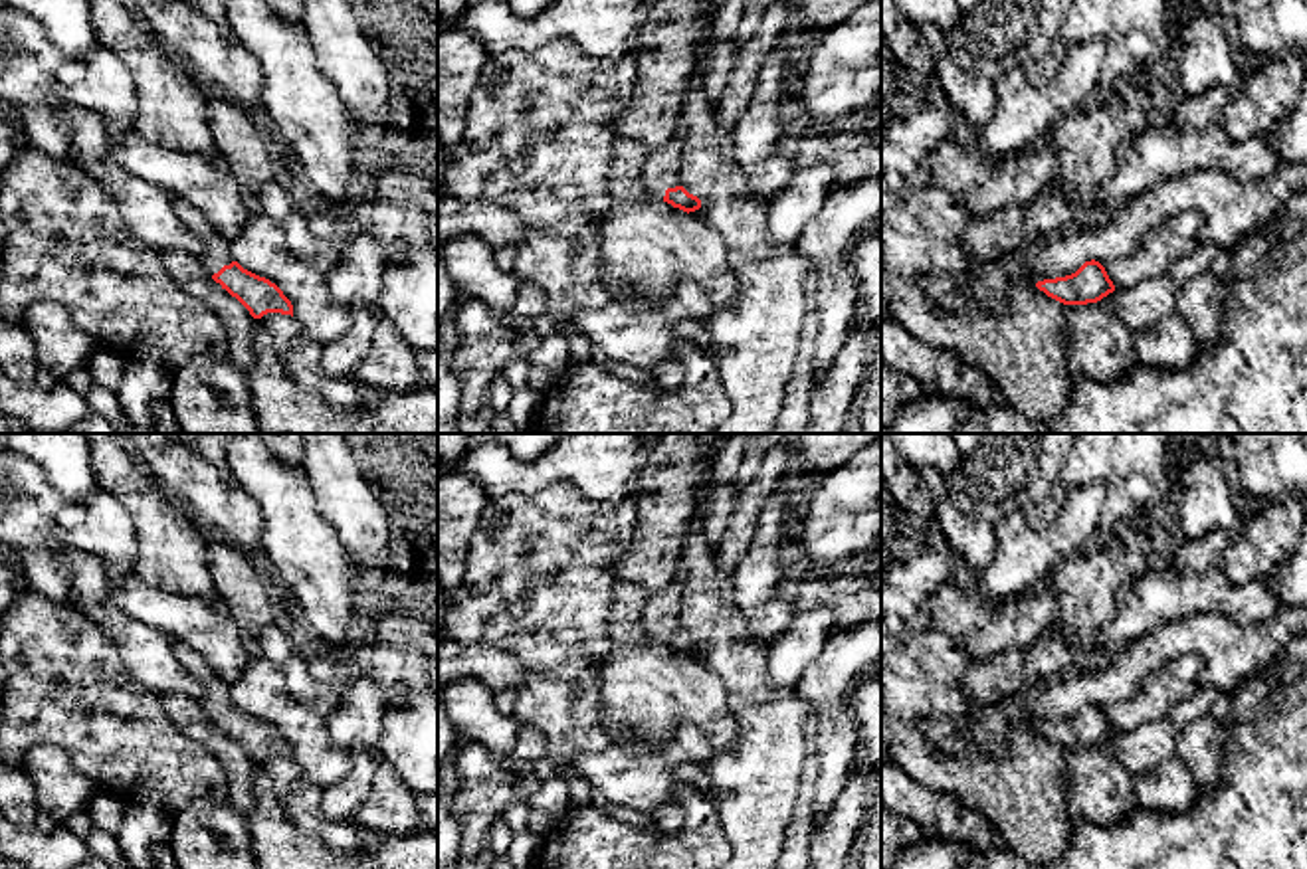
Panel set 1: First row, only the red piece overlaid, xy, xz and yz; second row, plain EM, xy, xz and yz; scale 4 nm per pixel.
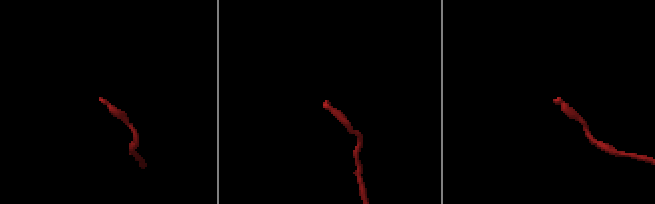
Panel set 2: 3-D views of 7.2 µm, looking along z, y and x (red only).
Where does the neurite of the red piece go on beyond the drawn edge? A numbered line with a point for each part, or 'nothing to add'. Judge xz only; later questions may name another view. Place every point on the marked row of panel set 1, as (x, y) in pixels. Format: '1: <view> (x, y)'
1: xz (662, 169)

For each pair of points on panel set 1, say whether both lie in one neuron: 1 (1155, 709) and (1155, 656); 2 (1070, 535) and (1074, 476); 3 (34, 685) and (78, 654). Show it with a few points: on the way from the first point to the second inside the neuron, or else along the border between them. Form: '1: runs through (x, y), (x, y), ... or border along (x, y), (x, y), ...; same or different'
1: border along (1199, 654), (1177, 656), (1155, 670), (1141, 687); different
2: border along (1092, 482), (1105, 485), (1098, 533); different
3: runs through (44, 681), (68, 664); same

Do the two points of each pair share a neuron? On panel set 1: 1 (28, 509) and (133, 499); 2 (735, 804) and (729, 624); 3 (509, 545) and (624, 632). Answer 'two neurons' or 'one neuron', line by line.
1: two neurons
2: one neuron
3: two neurons

